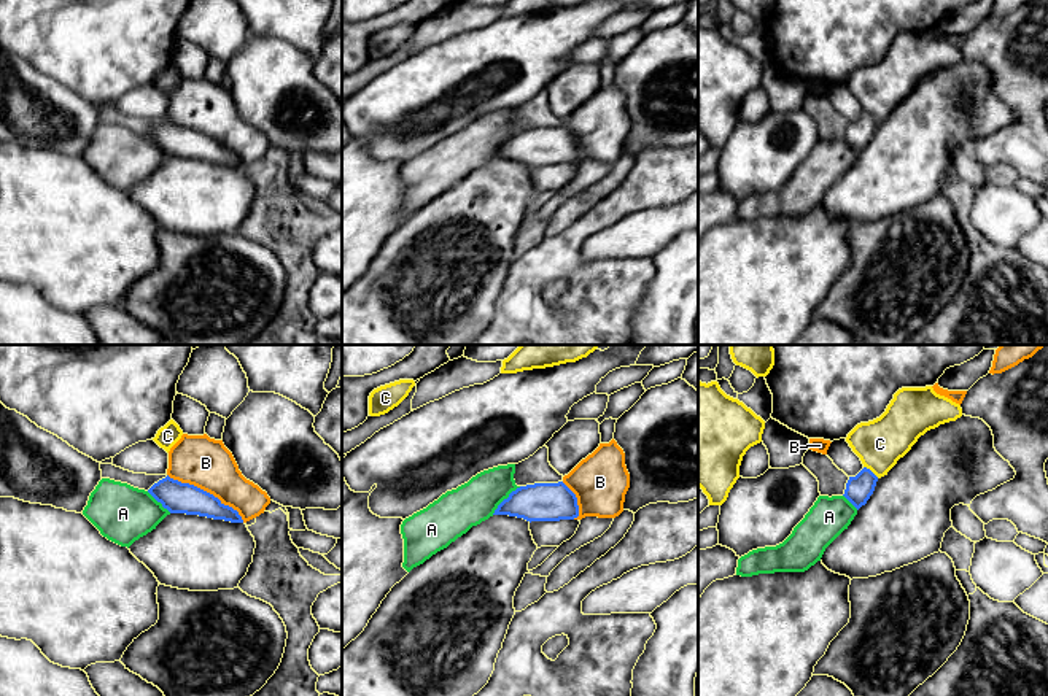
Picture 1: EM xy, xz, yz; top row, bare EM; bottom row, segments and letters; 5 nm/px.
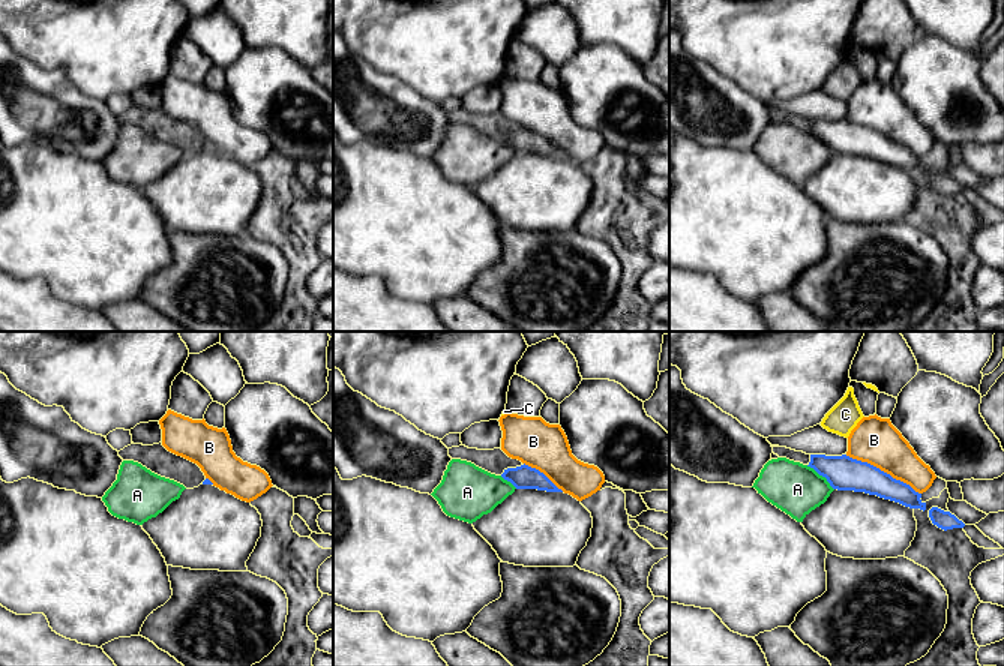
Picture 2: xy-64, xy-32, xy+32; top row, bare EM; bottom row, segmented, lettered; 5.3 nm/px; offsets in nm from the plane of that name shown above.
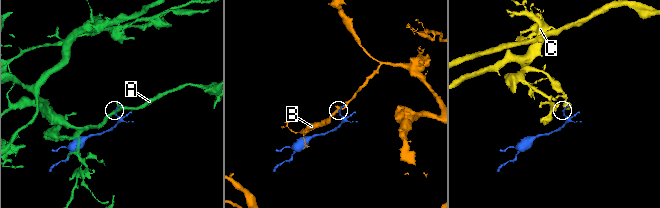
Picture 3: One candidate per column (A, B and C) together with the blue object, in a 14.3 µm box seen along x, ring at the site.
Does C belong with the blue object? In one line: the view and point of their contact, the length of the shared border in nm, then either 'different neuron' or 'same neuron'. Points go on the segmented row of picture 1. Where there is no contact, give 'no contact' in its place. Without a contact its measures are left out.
yz (870, 471) | 100 nm | different neuron

